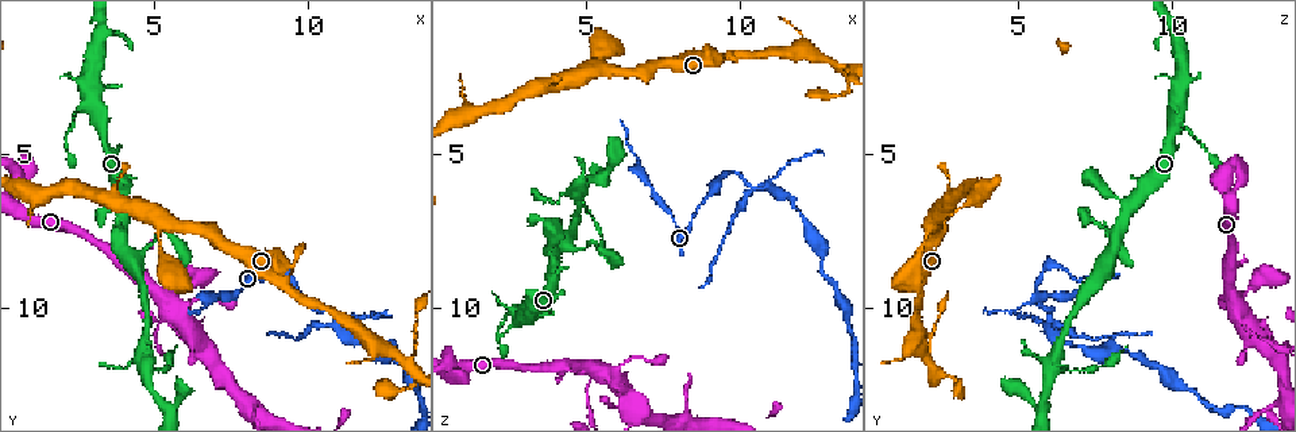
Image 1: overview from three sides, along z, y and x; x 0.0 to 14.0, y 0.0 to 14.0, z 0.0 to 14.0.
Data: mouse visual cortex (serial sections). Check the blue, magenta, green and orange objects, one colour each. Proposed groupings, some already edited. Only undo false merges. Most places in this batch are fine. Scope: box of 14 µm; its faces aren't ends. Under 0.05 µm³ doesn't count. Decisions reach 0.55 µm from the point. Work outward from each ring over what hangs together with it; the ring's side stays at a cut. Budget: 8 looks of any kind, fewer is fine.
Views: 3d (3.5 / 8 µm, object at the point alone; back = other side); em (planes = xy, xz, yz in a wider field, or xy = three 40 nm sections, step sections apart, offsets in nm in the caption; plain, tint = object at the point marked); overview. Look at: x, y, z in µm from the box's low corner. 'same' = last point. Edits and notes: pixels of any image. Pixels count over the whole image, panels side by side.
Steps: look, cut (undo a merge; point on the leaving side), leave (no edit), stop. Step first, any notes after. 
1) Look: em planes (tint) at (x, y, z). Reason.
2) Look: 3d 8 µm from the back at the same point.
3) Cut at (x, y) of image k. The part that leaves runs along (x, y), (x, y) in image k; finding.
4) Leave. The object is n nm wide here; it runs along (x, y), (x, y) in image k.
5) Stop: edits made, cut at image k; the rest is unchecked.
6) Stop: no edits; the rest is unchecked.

Look: 3d 8 µm at (4.9, 12.0, 6.3). Narrows sharply.

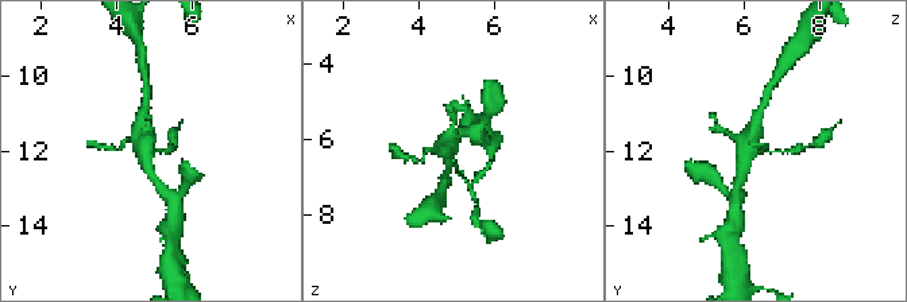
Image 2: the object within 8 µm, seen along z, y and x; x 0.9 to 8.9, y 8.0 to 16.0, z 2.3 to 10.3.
Look: 3d 3.5 µm at (4.9, 12.0, 6.4).

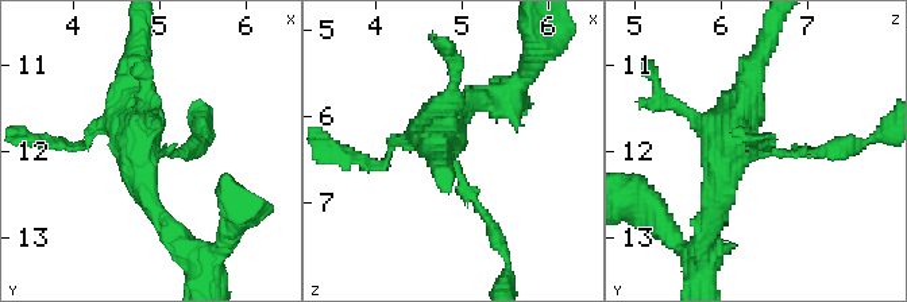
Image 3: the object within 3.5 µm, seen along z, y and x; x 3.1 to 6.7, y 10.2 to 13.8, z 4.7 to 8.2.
Look: em xy step 3 (tint) at the same point. Need the tissue.

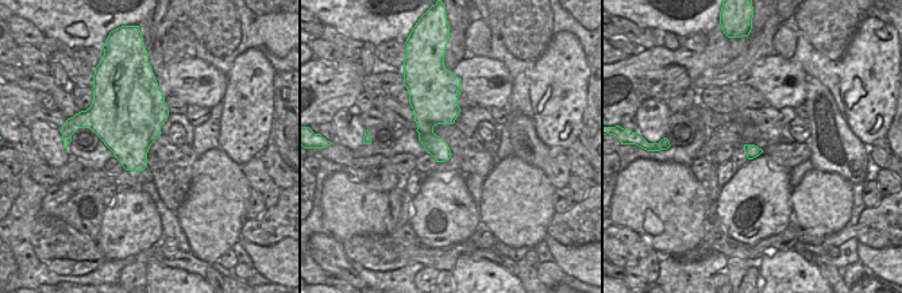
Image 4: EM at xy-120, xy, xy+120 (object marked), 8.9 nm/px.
Leave. It runs along (764, 49), (726, 144), (709, 219) in image 3; one cell here.

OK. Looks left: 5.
Look: 3d 8 µm at (13.1, 11.7, 2.1). Abrupt turn.

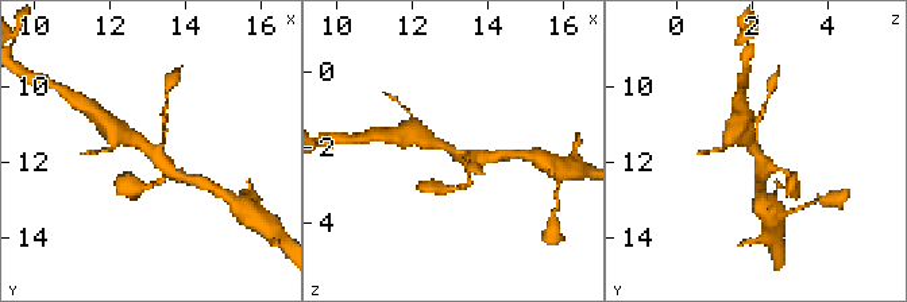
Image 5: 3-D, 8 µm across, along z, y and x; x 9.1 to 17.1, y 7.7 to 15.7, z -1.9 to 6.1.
Look: em xy step 5 (tint) at (13.2, 11.8, 2.1). 3 arms meet here; the arms are 100, 300, 350 nm wide.

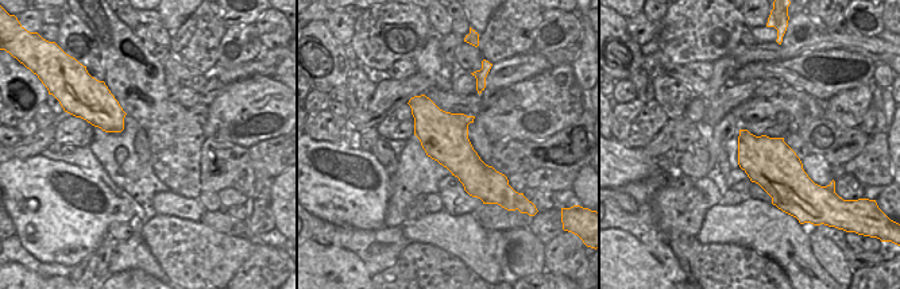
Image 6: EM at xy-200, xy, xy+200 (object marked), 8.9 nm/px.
Leave. It runs along (425, 136), (469, 161), (469, 181) in image 5; continuous, no second cell.

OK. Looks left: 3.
Look: 3d 8 µm at (11.0, 10.5, 6.1). Sharp bend.

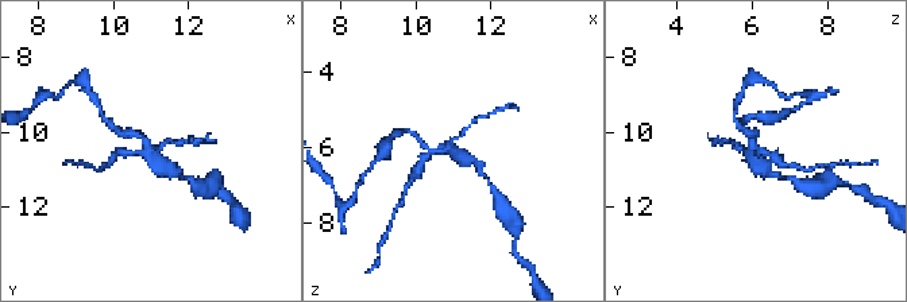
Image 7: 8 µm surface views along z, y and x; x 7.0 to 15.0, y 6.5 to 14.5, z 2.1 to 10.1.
Look: 3d 3.5 µm at (10.9, 10.5, 6.1). Zoom in.

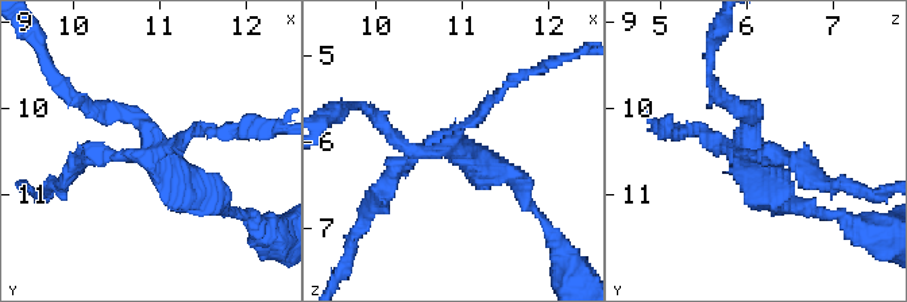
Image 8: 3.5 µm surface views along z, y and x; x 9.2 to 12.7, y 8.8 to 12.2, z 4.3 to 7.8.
Look: em xy step 1 (tint) at (10.95, 10.55, 6.10). Now the EM.

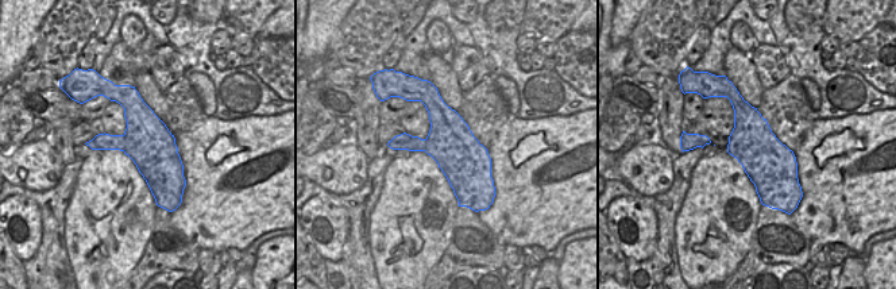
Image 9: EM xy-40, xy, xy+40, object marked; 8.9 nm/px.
Leave. All the same cell.

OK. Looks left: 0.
Stop: no edits; the rest is unchecked.

